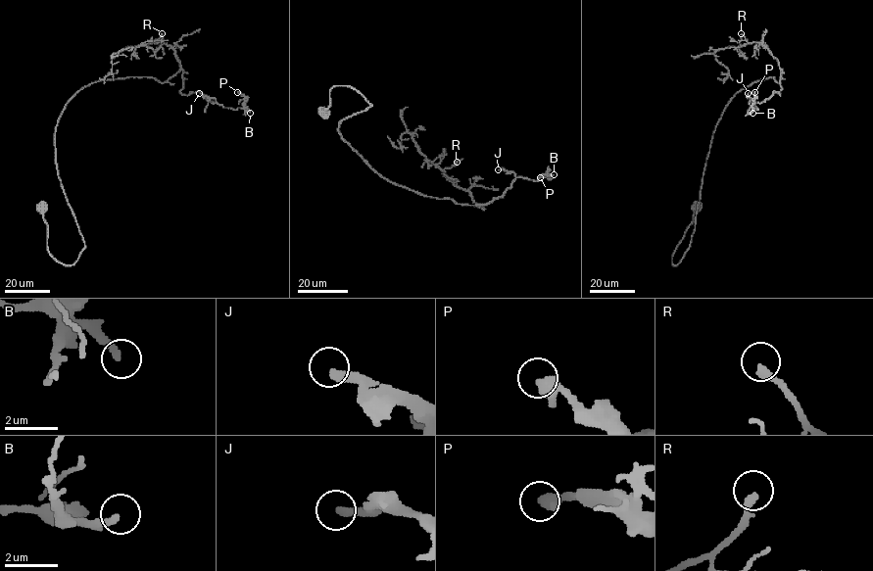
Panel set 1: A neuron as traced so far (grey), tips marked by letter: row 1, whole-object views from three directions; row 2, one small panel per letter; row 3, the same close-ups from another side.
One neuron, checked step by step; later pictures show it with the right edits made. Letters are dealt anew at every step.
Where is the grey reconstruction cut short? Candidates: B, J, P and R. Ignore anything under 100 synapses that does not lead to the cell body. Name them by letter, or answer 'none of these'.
J

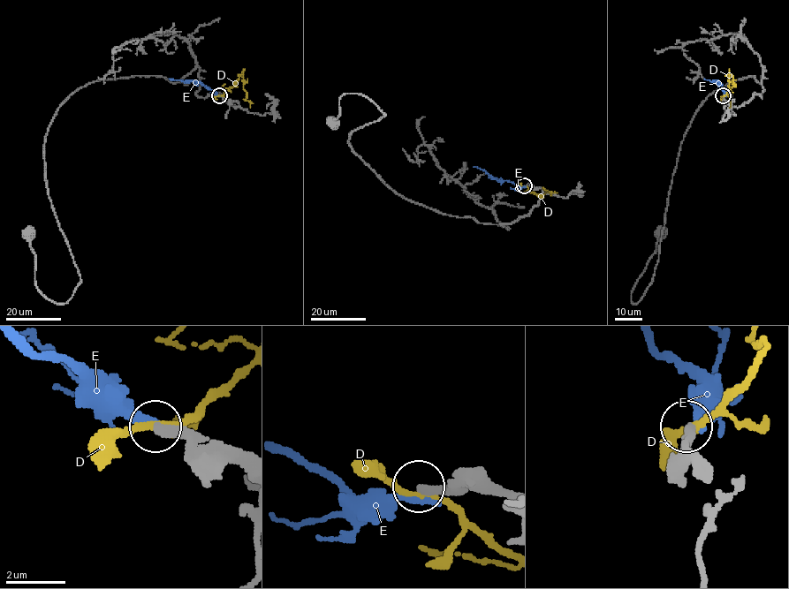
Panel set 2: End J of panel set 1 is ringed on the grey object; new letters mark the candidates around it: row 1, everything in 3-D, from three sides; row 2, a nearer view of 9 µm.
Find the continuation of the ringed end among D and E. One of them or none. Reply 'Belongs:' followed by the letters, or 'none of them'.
Belongs: none of them

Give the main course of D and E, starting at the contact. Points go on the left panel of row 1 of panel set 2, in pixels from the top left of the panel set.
D: (221, 96), (233, 86), (240, 74), (250, 108)
E: (221, 96), (199, 82), (169, 79)

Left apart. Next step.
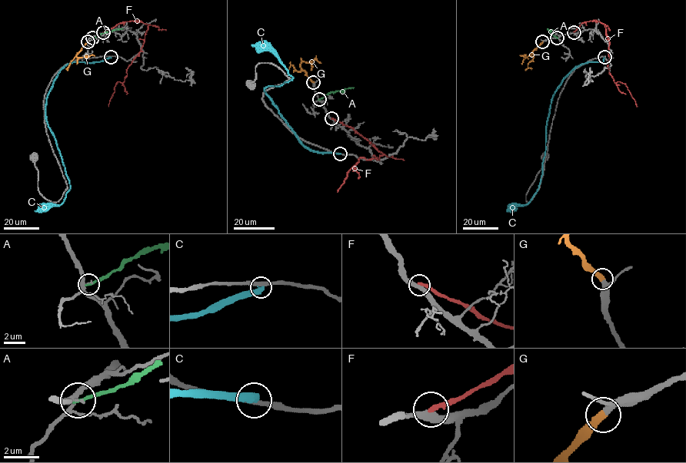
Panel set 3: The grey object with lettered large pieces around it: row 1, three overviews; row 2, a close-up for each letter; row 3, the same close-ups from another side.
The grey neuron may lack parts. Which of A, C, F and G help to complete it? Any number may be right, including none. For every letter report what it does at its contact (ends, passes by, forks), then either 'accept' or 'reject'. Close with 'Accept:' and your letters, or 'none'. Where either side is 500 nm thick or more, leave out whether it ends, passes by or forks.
A: it ends there; reject
C: reject
F: it ends there; reject
G: it ends there; accept
Accept: G

